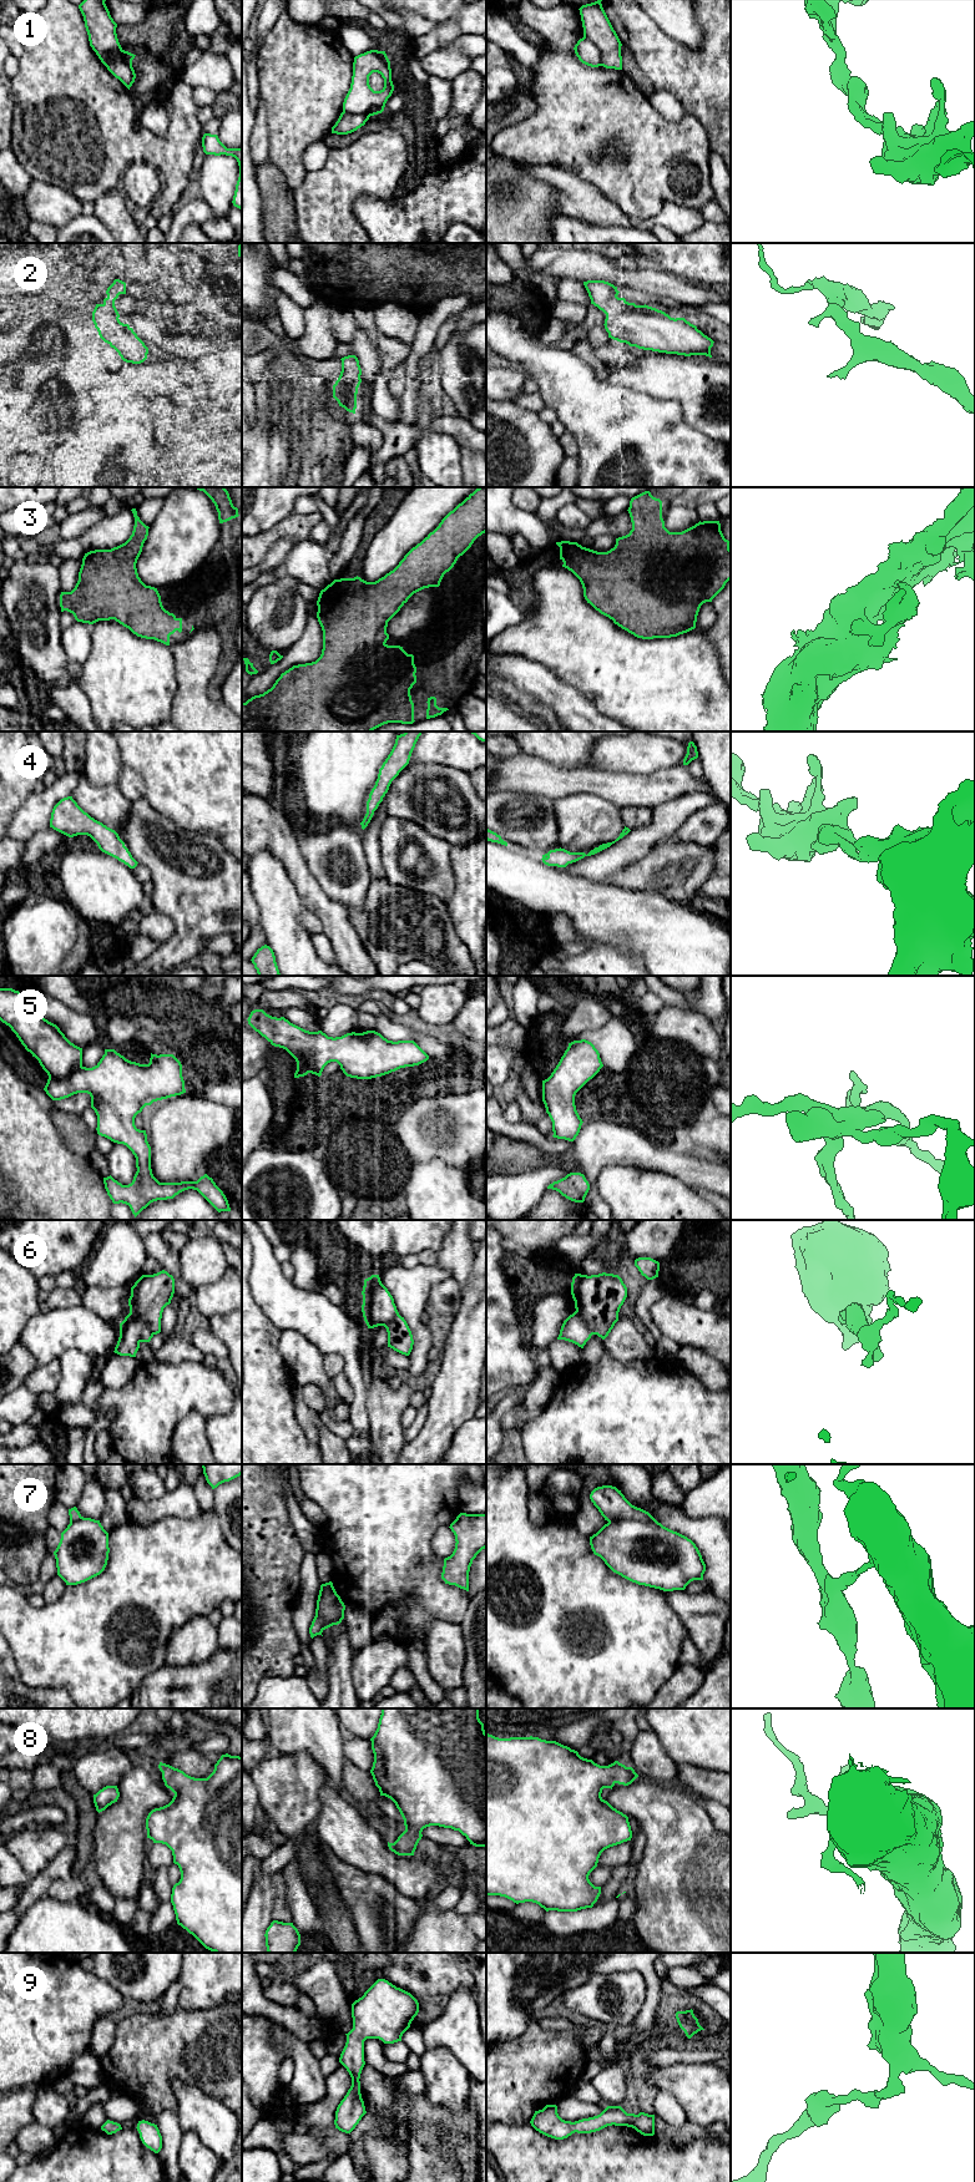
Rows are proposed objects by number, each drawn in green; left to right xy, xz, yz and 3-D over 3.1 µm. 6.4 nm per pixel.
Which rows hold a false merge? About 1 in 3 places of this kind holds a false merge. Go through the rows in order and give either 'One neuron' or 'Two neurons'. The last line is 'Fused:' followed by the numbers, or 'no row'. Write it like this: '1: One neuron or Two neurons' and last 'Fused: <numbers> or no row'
1: Two neurons
2: One neuron
3: One neuron
4: One neuron
5: One neuron
6: Two neurons
7: Two neurons
8: One neuron
9: One neuron
Fused: 1, 6, 7

